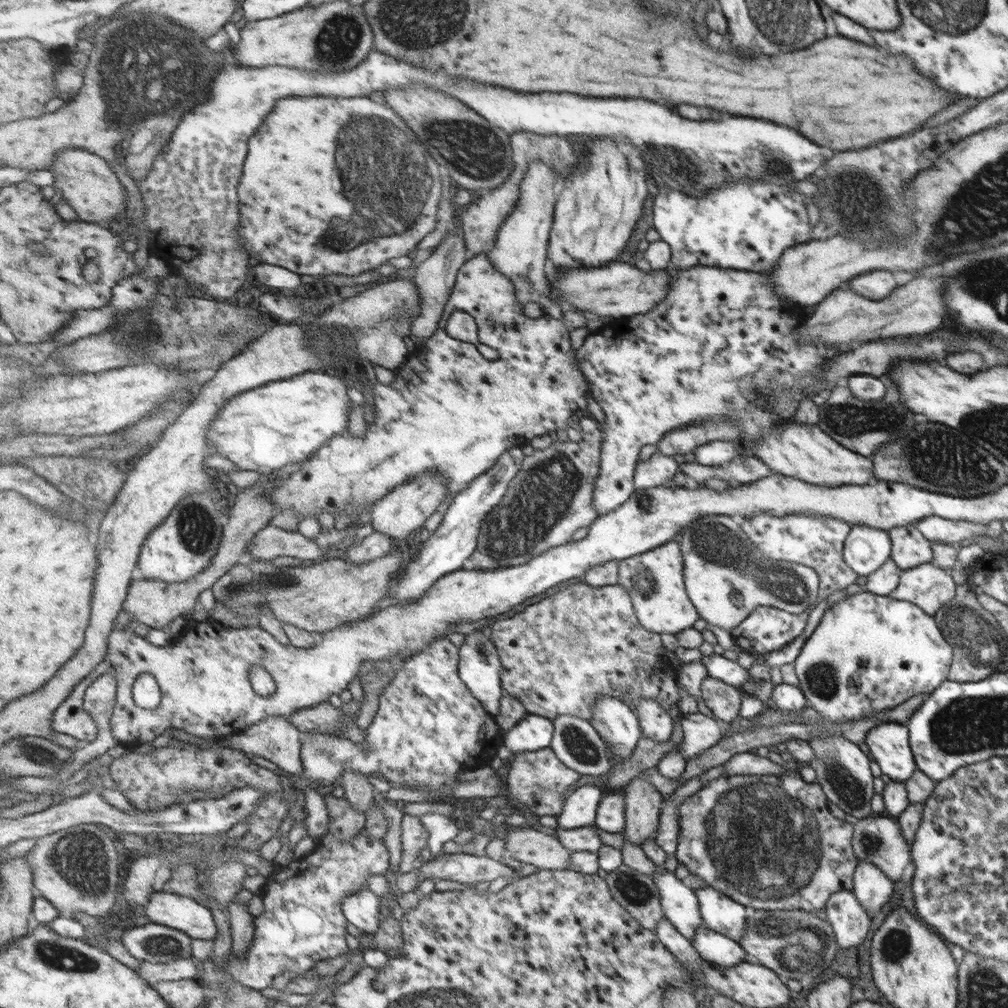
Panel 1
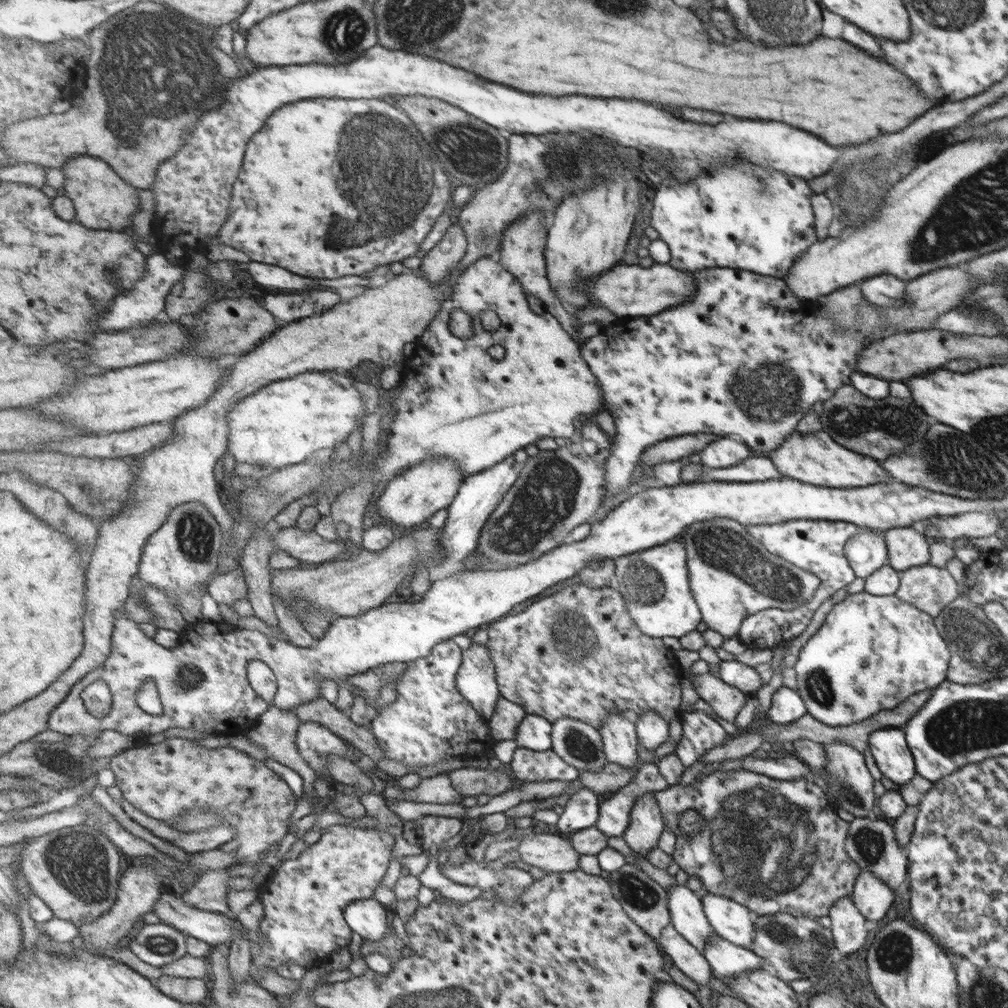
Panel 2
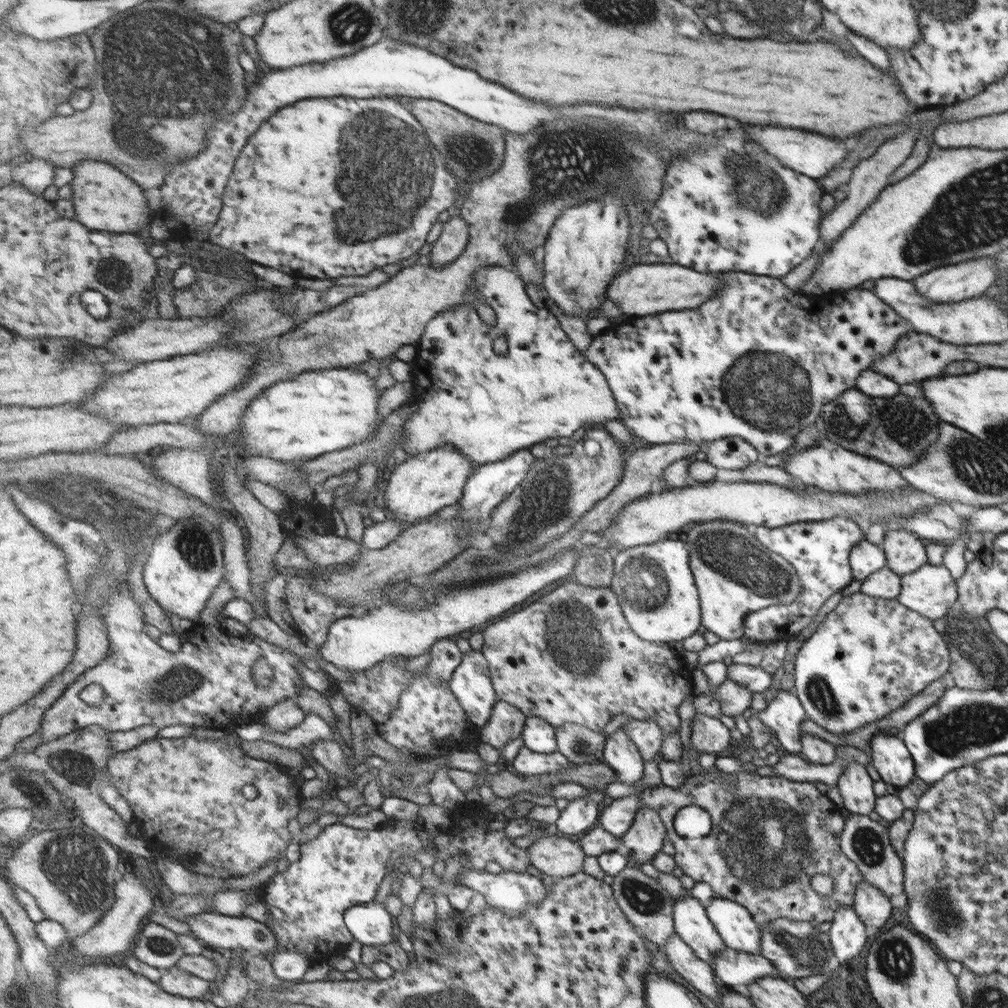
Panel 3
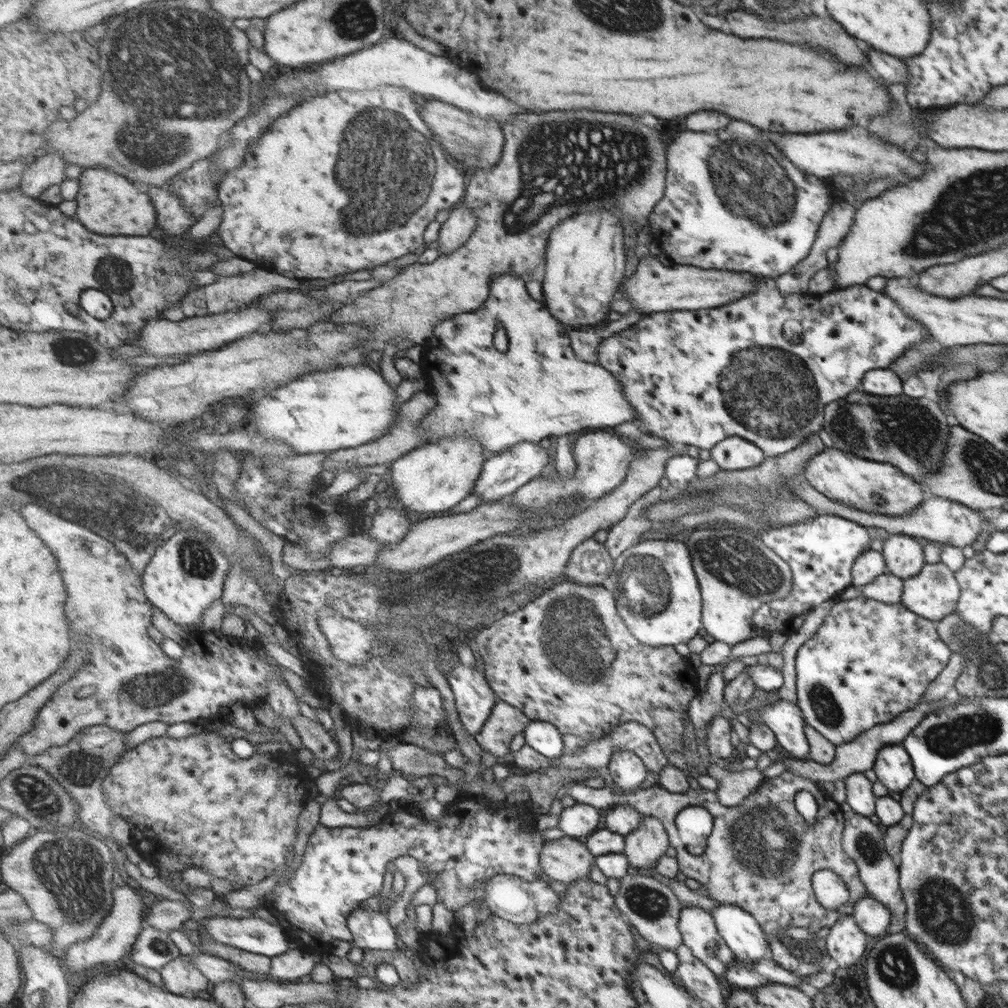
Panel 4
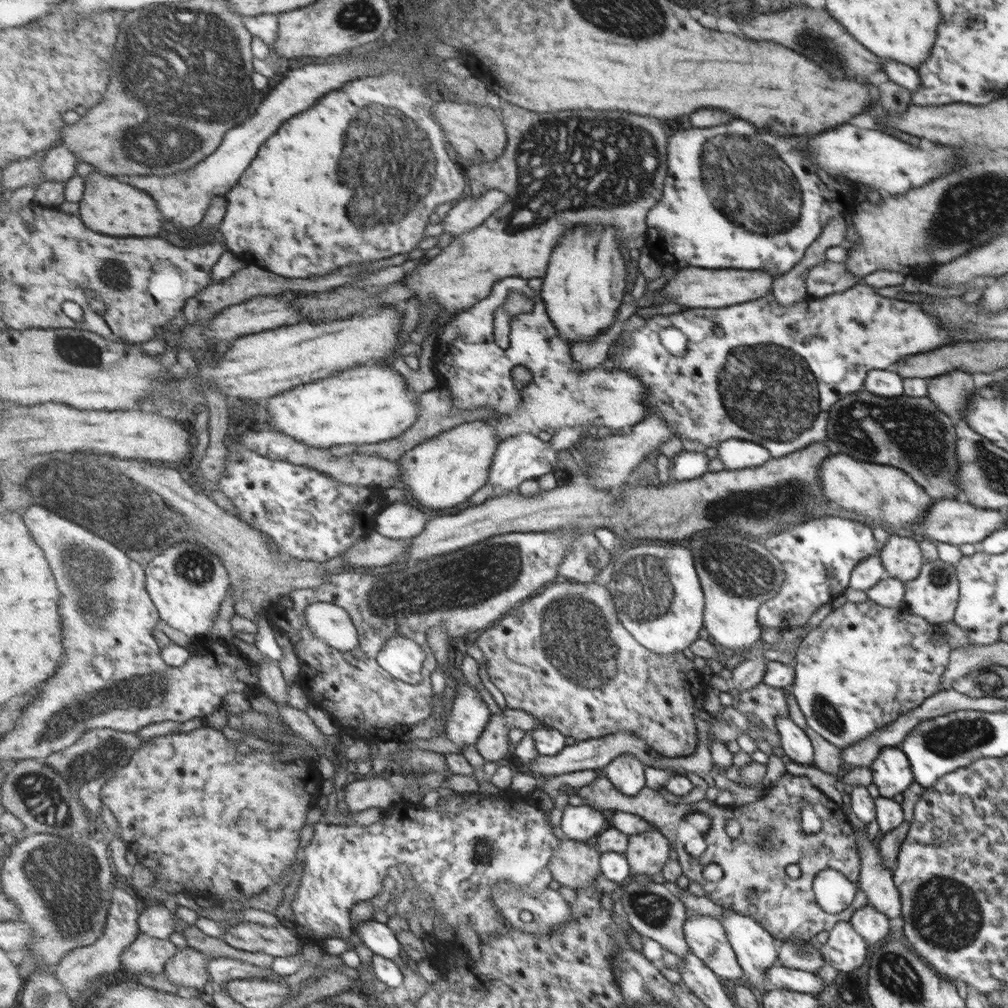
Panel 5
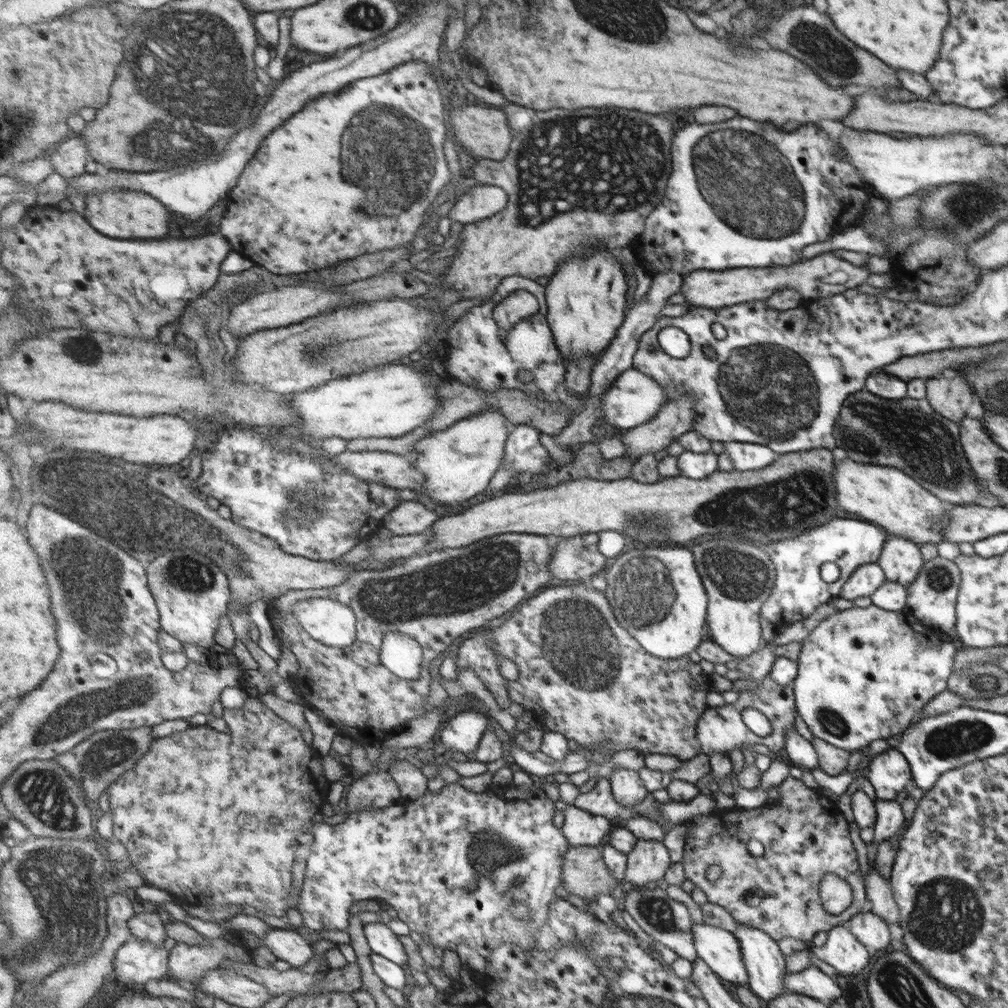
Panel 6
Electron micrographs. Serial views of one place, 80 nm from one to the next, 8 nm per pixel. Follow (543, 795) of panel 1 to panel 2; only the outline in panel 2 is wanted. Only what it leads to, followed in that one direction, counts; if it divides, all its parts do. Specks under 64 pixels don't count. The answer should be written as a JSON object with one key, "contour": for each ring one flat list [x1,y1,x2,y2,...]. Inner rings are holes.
{"contour":[[518,748,510,766,518,786,553,780,571,782,578,778,578,770,553,749,539,752,530,748]]}

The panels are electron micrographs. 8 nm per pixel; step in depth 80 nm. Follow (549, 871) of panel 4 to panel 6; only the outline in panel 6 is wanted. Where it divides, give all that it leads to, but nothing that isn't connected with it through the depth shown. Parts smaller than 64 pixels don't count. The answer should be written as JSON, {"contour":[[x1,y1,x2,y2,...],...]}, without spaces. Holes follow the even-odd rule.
{"contour":[[571,846,563,864,567,891,583,900,596,901,615,886,624,886,607,871,602,860,602,846]]}

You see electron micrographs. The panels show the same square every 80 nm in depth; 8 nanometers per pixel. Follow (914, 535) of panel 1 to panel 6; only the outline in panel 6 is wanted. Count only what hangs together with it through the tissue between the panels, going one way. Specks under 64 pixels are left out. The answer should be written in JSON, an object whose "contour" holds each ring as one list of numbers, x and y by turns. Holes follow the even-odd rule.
{"contour":[[888,536,876,563,887,581,908,585,917,576,923,560,921,549,914,541]]}

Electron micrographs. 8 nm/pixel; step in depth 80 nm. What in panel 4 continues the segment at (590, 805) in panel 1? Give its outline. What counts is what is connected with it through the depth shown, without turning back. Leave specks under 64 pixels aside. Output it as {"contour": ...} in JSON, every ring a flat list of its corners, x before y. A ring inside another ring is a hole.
{"contour":[[583,803,565,807,559,818,560,822,557,827,565,833,566,837,577,840,584,840,597,831,599,822,597,809]]}

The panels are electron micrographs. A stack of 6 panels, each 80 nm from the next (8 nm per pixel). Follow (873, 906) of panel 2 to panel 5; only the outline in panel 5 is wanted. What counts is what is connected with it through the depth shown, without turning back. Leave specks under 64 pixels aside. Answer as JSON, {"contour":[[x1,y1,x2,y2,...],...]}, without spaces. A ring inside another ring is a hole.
{"contour":[[869,904,853,912,849,922,867,944,877,944,887,936,888,918]]}

